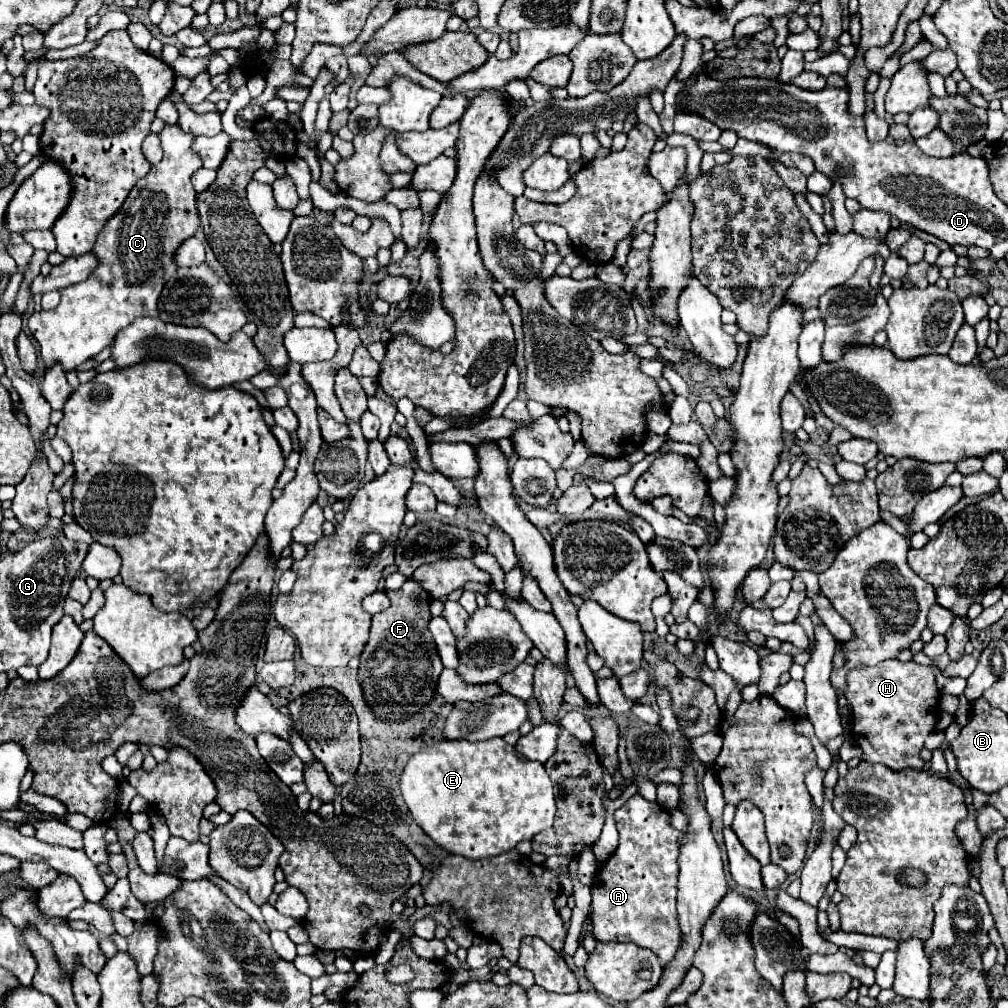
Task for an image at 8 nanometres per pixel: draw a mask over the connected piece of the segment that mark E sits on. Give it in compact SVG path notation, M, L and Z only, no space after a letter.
M503 738L483 742L441 740L439 744L421 748L405 764L399 788L411 816L423 832L443 850L467 860L483 860L513 850L517 842L531 840L535 834L551 828L555 818L553 784L543 764L527 760Z

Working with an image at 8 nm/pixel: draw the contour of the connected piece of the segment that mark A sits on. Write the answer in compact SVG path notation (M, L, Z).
M641 794L629 798L619 810L615 810L615 822L619 830L619 846L615 854L603 864L593 884L591 920L595 924L593 936L597 942L633 942L639 948L647 948L657 954L665 968L671 956L679 950L679 920L676 909L677 881L679 874L679 838L681 832L669 826L669 812L659 808L657 802L645 800Z

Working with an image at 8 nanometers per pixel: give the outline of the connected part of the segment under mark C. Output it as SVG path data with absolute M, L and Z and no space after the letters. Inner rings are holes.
M165 124L159 140L165 150L163 160L151 166L149 174L133 186L121 210L109 218L97 236L93 252L99 256L99 266L85 282L63 288L61 304L55 310L31 314L27 324L41 346L43 370L61 364L65 372L71 372L81 362L97 356L115 340L117 332L137 318L155 318L159 314L159 294L177 270L173 264L175 250L199 228L197 192L193 190L191 176L203 166L199 154L191 148L195 136L183 132L179 124Z

